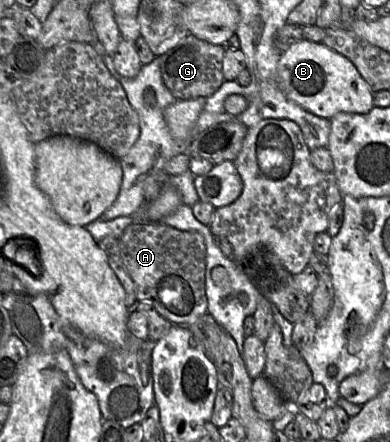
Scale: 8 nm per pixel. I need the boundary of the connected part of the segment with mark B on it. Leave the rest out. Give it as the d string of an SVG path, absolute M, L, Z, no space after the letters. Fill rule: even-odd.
M303 39L281 54L277 76L286 96L308 112L331 119L340 112L367 114L374 106L374 93L345 56L325 46Z

